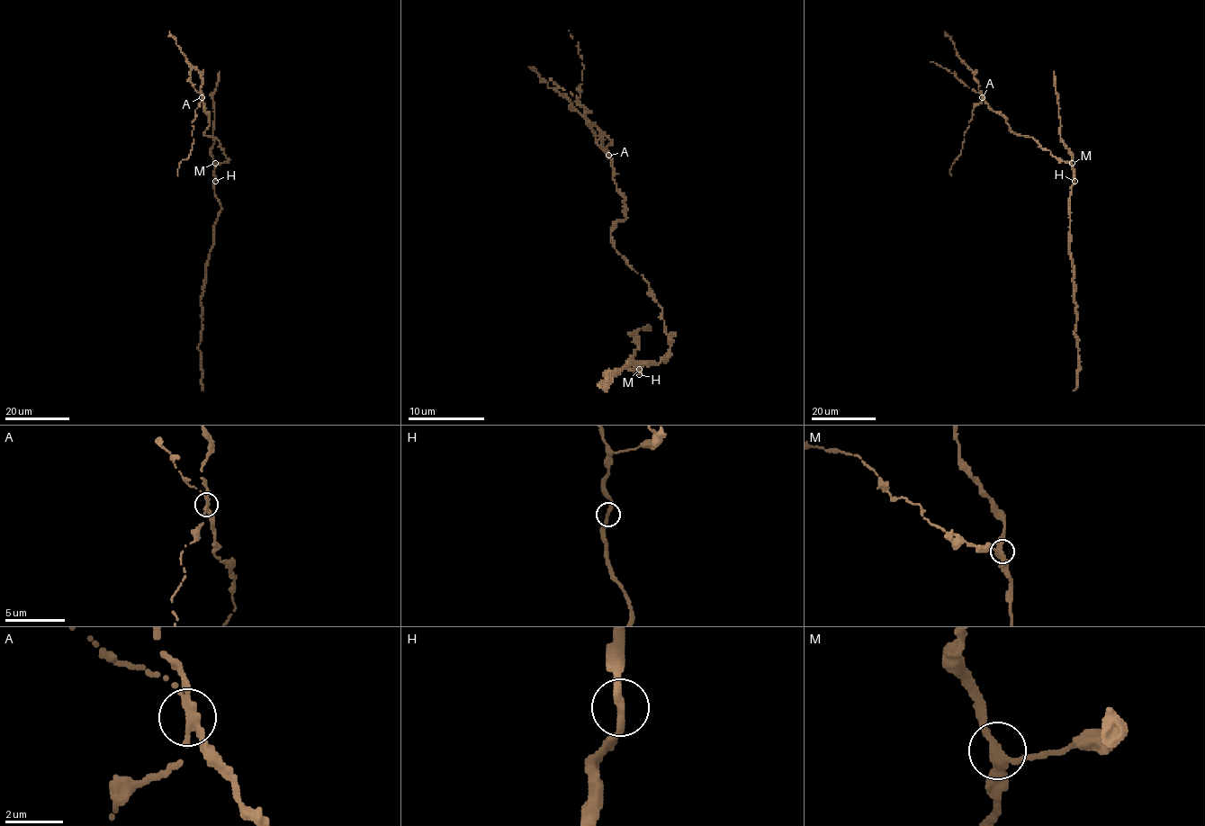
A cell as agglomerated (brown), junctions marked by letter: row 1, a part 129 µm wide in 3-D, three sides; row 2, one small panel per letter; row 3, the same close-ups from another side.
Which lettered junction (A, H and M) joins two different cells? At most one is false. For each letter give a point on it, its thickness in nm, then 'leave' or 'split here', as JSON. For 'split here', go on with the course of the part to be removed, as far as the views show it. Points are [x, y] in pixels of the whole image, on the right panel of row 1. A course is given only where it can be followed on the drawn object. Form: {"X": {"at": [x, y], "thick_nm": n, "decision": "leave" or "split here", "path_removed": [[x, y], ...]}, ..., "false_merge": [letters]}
{"A": {"at": [982, 97], "thick_nm": 240, "decision": "split here", "path_removed": [[982, 97], [973, 110], [961, 154], [952, 163], [950, 176]]}, "H": {"at": [1074, 181], "thick_nm": 280, "decision": "leave"}, "M": {"at": [1072, 163], "thick_nm": 320, "decision": "leave"}, "false_merge": ["A"]}

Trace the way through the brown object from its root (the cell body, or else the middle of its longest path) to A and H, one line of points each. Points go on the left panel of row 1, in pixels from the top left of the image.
A: (221, 163), (228, 159), (219, 140), (202, 133), (209, 125), (209, 117), (203, 110), (202, 97)
H: (221, 163), (215, 166), (215, 181)

